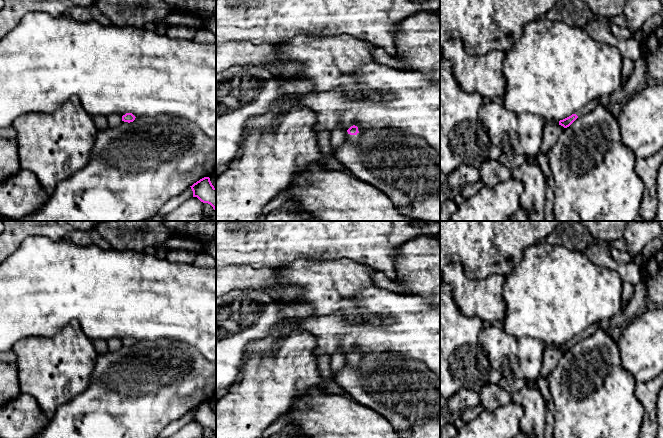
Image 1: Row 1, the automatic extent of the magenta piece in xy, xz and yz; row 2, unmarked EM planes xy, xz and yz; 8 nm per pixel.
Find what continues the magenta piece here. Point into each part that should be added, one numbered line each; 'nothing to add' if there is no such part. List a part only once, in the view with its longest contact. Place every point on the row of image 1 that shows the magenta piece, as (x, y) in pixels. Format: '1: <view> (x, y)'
1: xz (355, 139)

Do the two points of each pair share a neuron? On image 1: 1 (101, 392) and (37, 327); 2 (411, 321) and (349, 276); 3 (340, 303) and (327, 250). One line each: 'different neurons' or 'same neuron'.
1: different neurons
2: different neurons
3: different neurons

